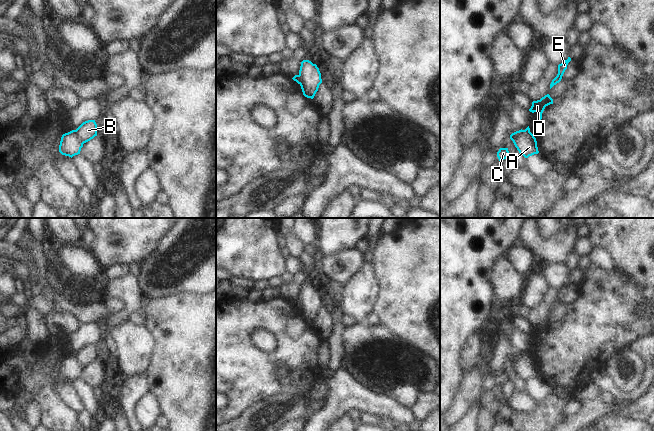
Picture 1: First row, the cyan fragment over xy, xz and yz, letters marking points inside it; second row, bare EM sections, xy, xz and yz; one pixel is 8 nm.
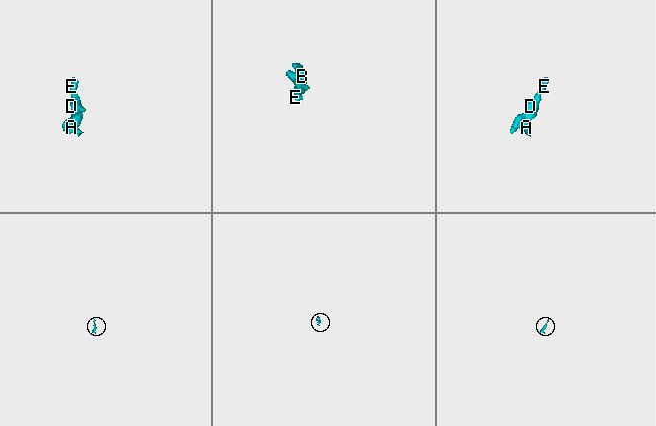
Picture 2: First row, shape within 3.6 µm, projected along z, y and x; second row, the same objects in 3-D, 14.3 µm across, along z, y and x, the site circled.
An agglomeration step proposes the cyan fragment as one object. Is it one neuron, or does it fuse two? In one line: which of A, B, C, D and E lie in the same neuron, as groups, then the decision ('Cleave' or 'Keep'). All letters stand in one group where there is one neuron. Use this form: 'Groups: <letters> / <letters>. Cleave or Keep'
Groups: A / B C D E. Cleave.

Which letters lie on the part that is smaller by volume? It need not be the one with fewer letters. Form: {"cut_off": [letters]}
{"cut_off": ["A"]}

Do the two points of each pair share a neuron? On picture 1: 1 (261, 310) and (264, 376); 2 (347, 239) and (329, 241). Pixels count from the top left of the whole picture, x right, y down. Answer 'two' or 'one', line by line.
1: one
2: one

